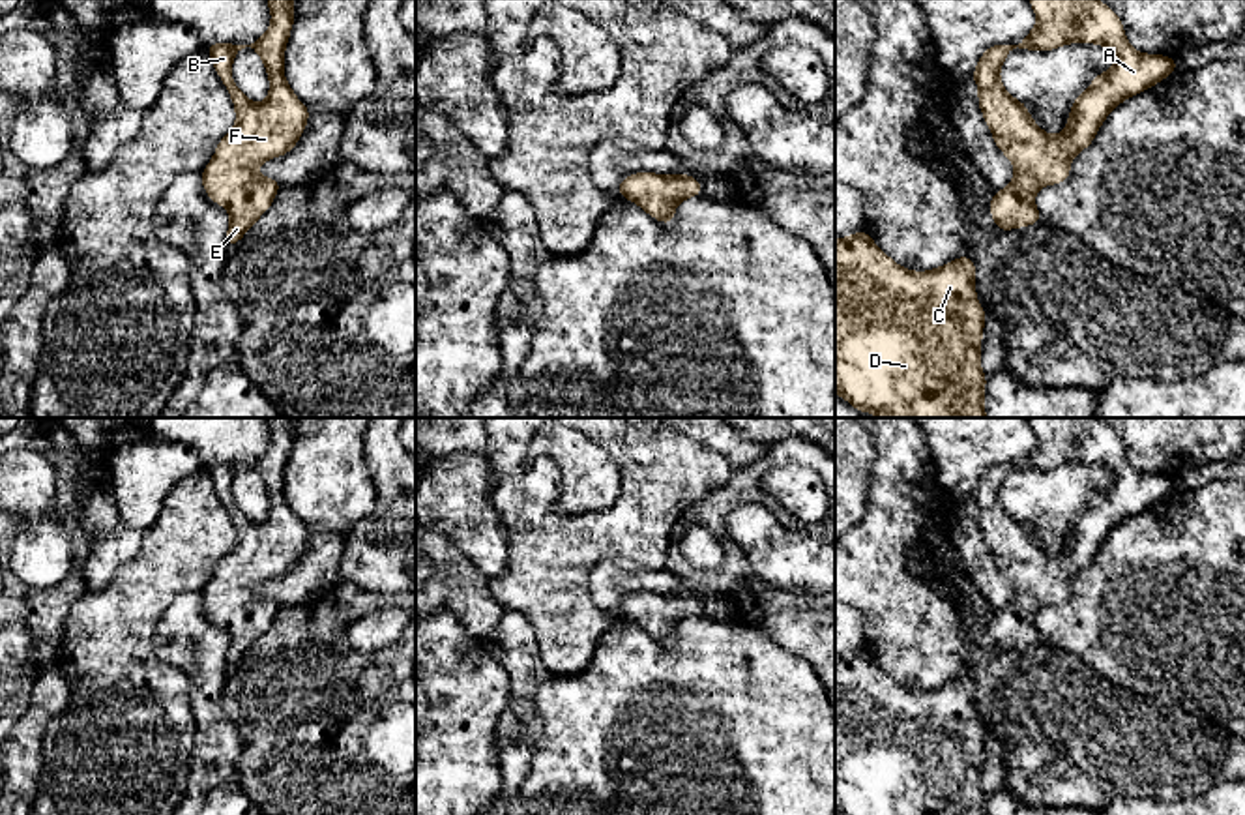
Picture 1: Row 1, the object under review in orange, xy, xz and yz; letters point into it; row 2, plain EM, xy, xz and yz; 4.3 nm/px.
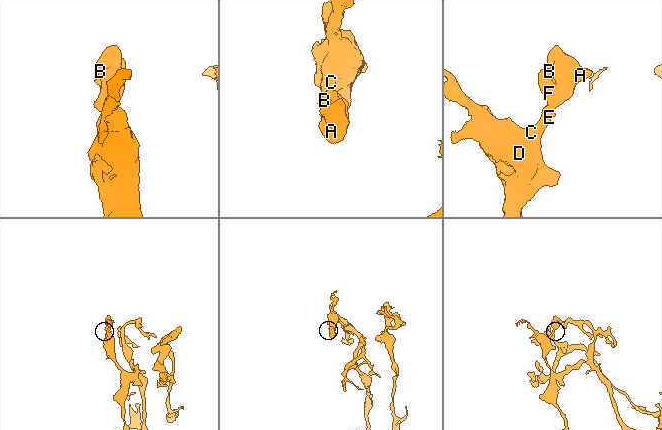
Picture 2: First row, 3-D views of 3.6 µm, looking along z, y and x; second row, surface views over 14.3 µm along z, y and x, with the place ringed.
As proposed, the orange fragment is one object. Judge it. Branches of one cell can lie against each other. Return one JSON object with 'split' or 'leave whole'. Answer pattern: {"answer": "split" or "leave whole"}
{"answer": "leave whole"}

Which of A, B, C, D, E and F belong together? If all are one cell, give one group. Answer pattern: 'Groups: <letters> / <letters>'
Groups: A B C D E F

